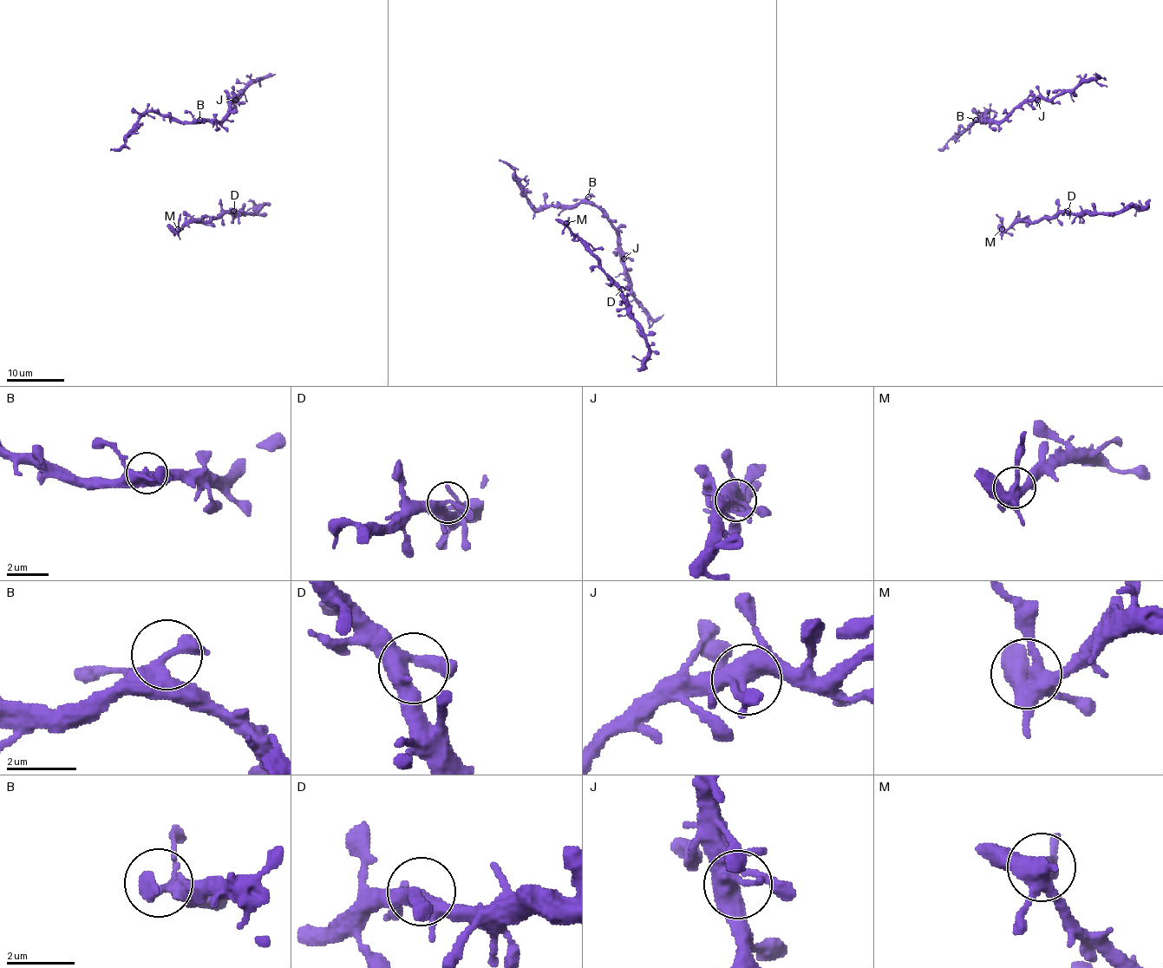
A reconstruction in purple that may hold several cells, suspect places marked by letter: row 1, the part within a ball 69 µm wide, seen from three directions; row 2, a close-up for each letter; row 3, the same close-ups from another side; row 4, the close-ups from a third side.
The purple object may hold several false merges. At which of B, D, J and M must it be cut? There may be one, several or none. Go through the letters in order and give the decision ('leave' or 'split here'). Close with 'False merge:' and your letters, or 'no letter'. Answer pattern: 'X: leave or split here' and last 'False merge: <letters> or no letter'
B: leave
D: leave
J: leave
M: leave
False merge: no letter

